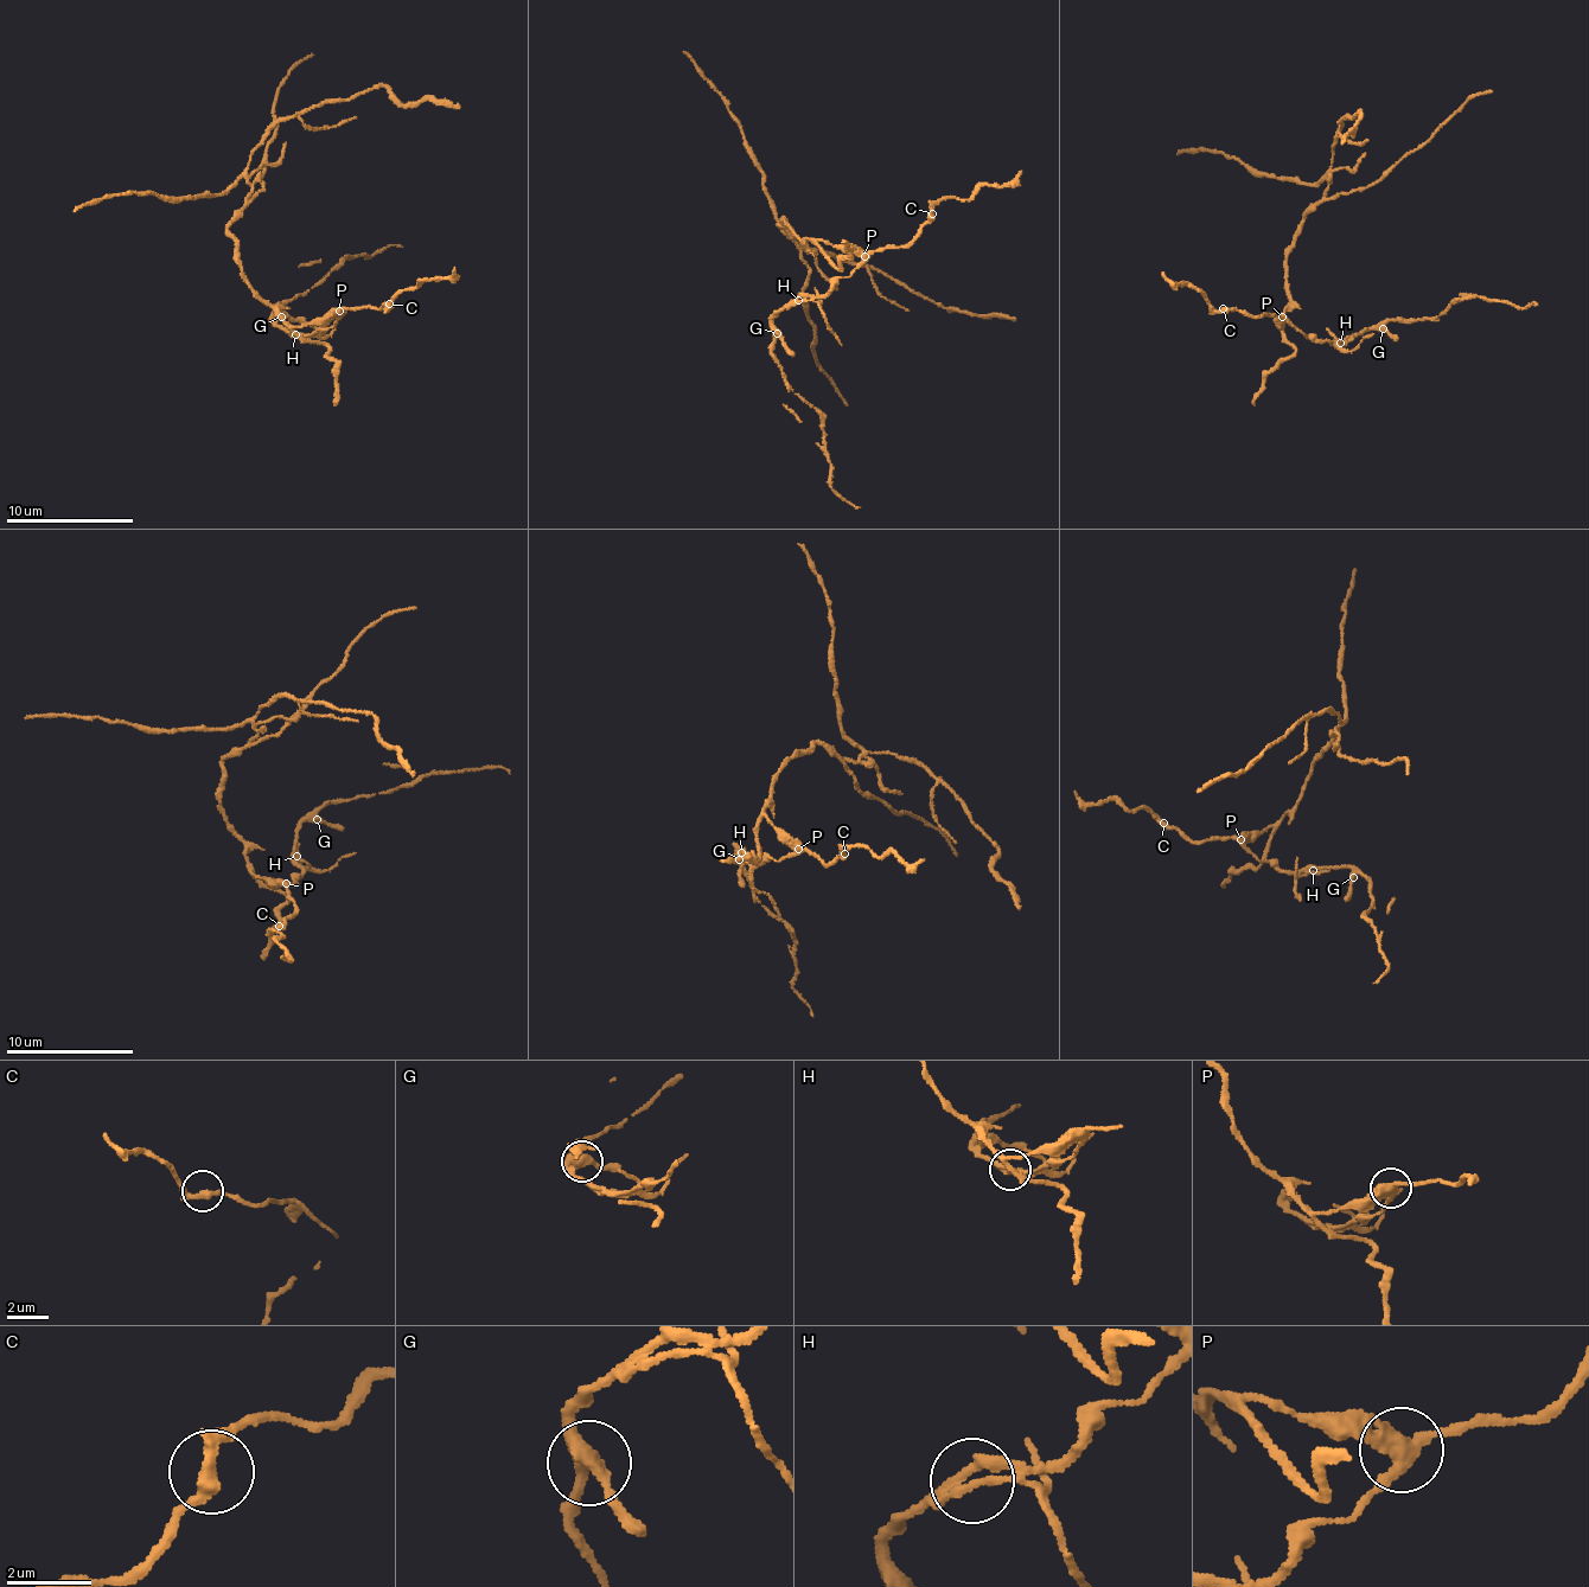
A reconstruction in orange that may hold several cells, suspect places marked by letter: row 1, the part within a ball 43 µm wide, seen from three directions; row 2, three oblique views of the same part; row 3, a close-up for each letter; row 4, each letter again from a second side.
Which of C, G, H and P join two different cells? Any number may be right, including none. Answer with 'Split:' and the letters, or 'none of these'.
Split: H, P

